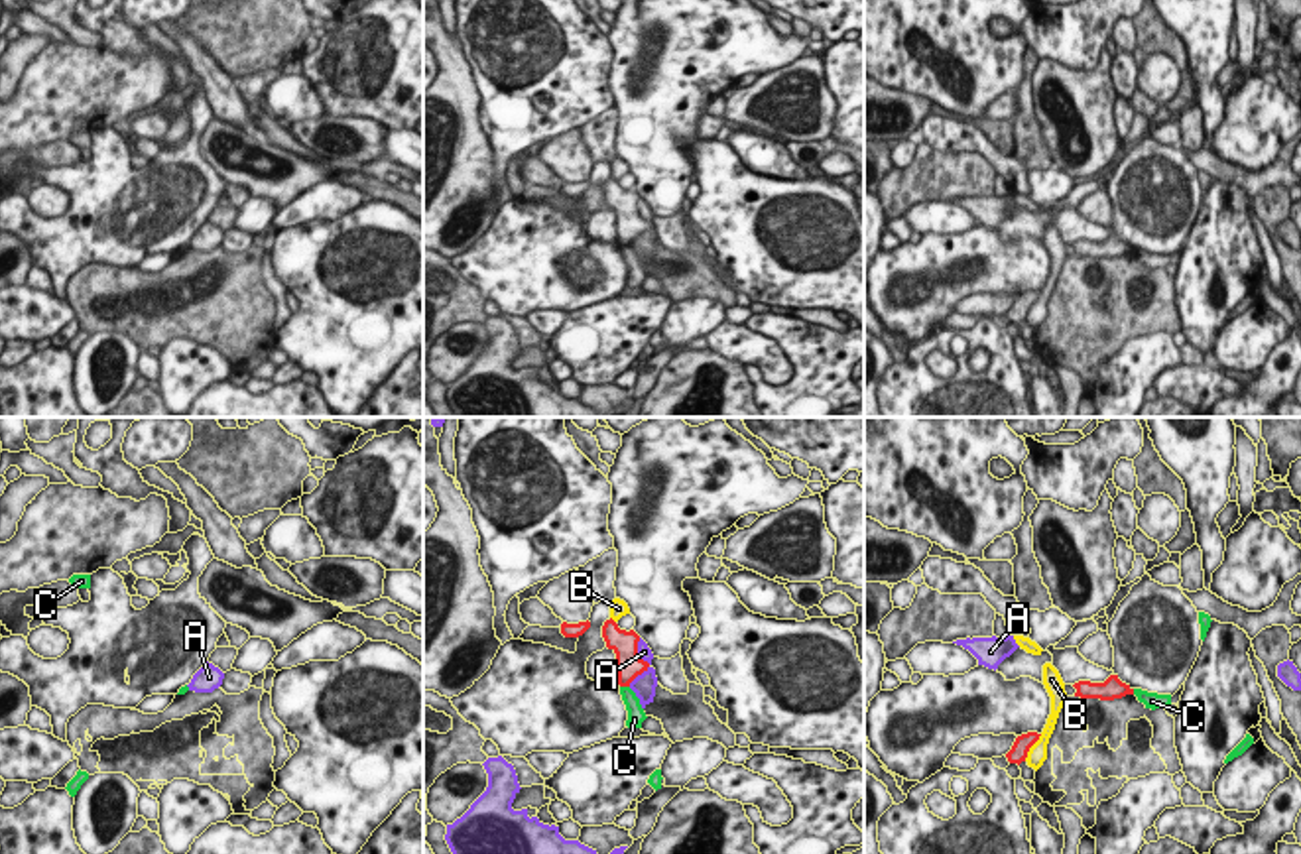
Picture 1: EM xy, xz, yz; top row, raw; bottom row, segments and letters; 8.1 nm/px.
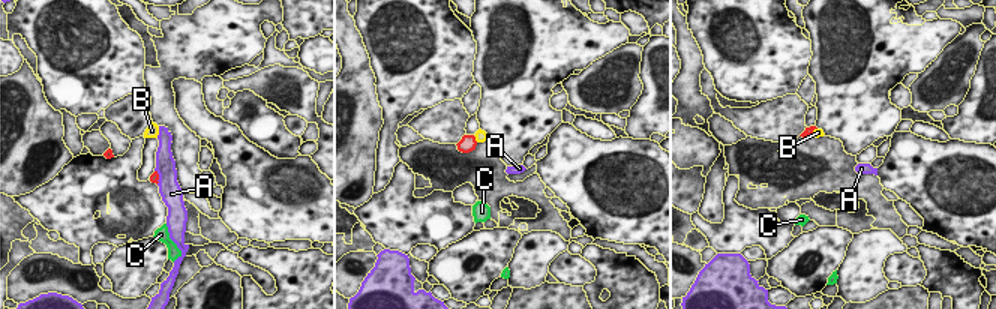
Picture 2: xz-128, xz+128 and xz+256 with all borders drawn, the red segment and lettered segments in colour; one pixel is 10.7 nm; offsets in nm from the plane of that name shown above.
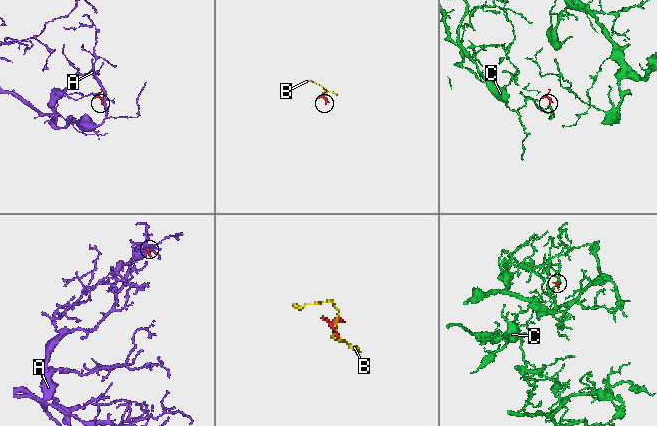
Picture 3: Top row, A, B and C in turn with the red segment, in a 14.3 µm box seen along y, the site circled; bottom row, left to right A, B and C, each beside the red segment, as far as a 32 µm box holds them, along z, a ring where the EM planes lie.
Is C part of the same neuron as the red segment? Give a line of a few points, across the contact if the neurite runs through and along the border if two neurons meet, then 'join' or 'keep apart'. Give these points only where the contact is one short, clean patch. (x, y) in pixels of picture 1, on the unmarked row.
line xz (620, 244), (628, 246); keep apart

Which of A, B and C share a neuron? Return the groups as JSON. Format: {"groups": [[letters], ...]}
{"groups": [["A"], ["B", "C"]]}

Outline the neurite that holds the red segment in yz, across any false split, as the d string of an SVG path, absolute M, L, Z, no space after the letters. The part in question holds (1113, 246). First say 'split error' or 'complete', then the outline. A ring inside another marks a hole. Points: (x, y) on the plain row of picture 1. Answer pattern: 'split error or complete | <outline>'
complete | M1110 234L1104 242L1079 240L1073 246L1077 248L1075 256L1081 258L1114 260L1134 254L1134 248L1122 242L1118 234Z

